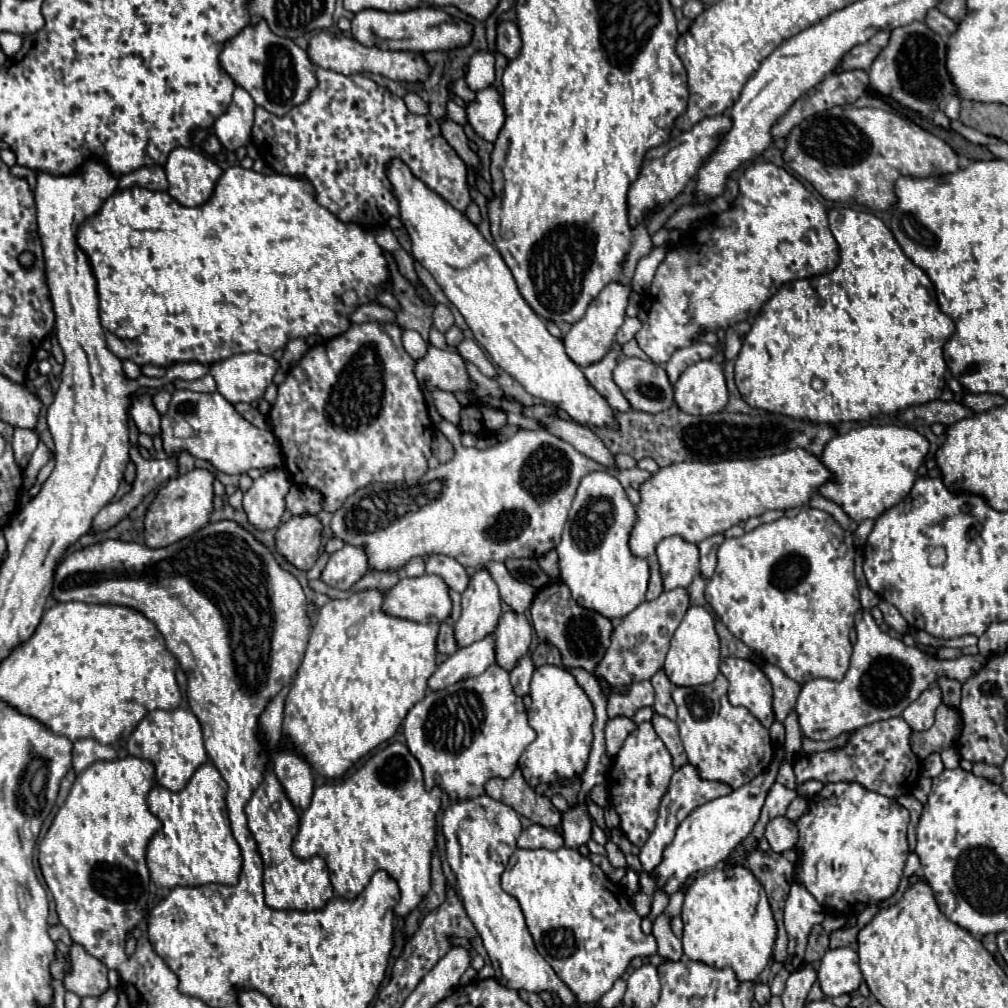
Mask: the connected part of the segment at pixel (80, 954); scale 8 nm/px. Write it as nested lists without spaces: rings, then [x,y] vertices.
[[[73,943],[69,947],[69,955],[71,955],[73,967],[63,979],[65,989],[77,993],[79,997],[101,995],[109,987],[109,983],[107,983],[107,967],[99,959],[89,955],[77,943]]]

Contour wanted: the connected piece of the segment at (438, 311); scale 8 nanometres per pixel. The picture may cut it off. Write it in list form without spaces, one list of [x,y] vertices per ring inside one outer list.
[[[443,303],[435,305],[435,309],[433,309],[433,325],[441,333],[445,333],[453,325],[453,313],[451,313],[451,309],[447,305],[443,305]]]

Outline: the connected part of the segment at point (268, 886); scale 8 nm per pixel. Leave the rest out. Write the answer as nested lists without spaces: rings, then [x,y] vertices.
[[[269,763],[265,771],[263,783],[257,787],[249,803],[245,805],[249,829],[257,841],[263,865],[265,865],[265,903],[273,909],[299,909],[299,911],[313,911],[321,909],[329,899],[335,897],[327,863],[321,857],[311,859],[297,859],[291,851],[291,841],[299,829],[299,815],[291,805],[289,797],[285,795],[283,785],[273,773]]]

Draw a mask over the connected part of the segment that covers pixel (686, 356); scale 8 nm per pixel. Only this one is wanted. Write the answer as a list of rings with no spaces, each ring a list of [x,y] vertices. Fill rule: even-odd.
[[[697,341],[695,345],[683,347],[679,351],[675,351],[675,355],[671,355],[671,359],[667,361],[667,375],[671,379],[671,383],[675,383],[675,379],[691,365],[703,359],[711,359],[715,357],[719,351],[723,351],[723,345],[709,345],[705,341]]]

